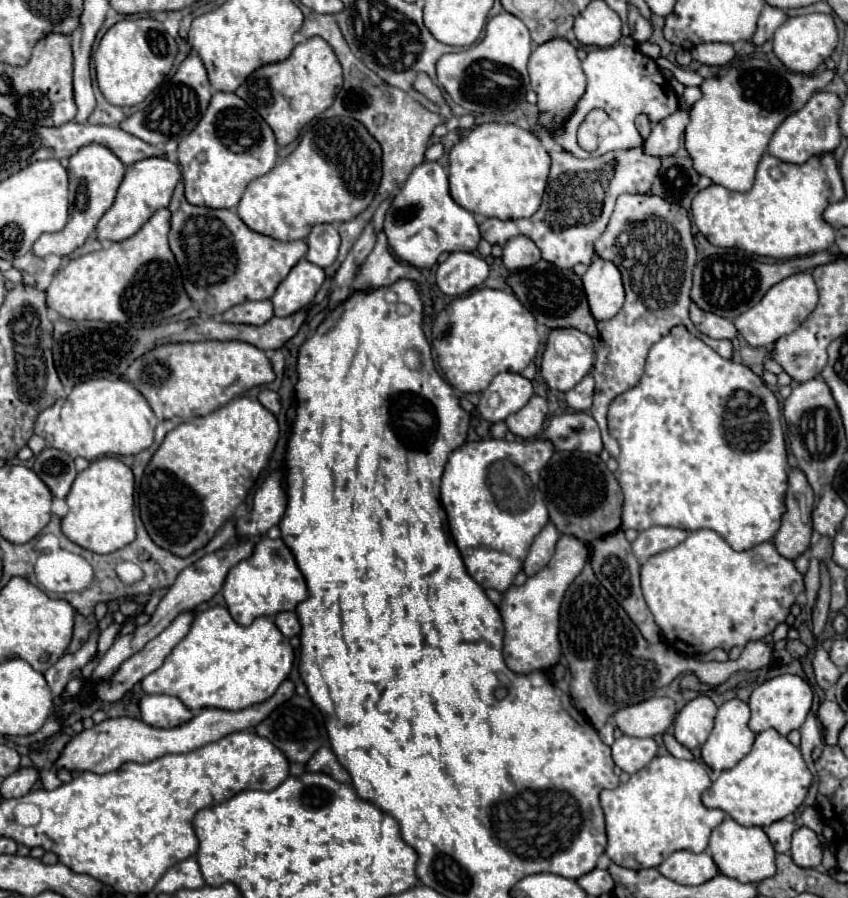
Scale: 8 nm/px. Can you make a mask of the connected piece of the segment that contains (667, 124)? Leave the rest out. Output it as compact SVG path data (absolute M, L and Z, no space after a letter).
M678 107L672 117L666 117L664 121L652 125L650 137L644 141L644 149L648 155L666 157L674 155L680 147L680 139L686 131L686 125L690 121L690 109Z

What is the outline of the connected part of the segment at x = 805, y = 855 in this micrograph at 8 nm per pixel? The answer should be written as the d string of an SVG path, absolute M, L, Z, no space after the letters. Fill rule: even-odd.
M798 827L792 835L790 855L800 867L816 867L822 861L822 847L818 835L808 827Z

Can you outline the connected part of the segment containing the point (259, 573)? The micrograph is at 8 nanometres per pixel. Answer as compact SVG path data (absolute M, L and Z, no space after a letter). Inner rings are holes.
M262 537L262 541L258 541L254 547L252 557L240 561L230 569L222 587L222 595L228 611L232 613L232 619L238 625L246 627L256 617L274 617L282 611L294 611L296 605L308 597L308 589L294 561L294 555L284 545L284 541Z

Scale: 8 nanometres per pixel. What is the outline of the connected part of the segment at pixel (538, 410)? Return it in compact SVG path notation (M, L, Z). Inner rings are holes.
M534 395L518 413L506 419L506 425L518 437L536 437L542 431L546 413L548 413L546 399Z

